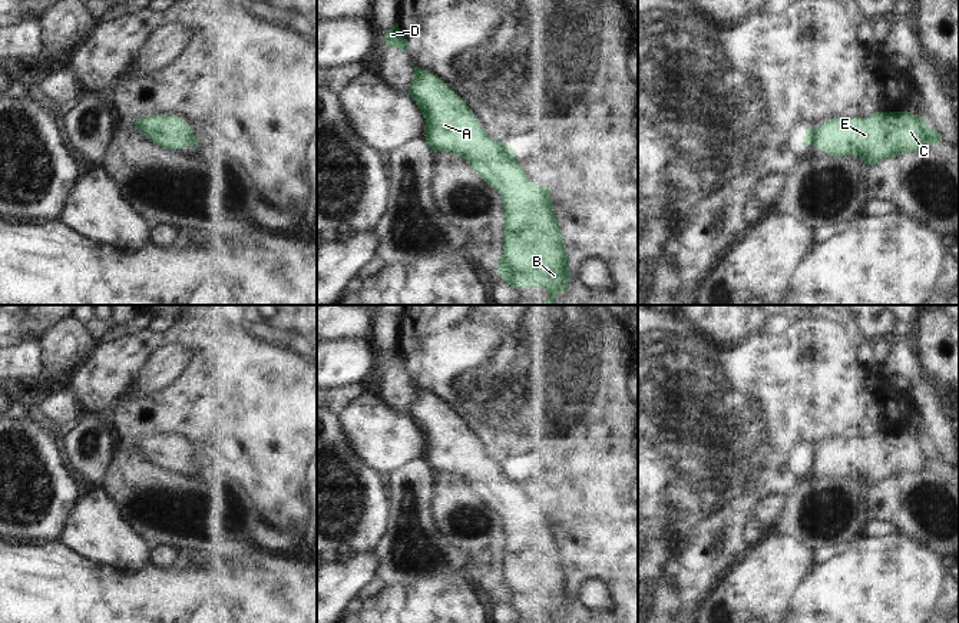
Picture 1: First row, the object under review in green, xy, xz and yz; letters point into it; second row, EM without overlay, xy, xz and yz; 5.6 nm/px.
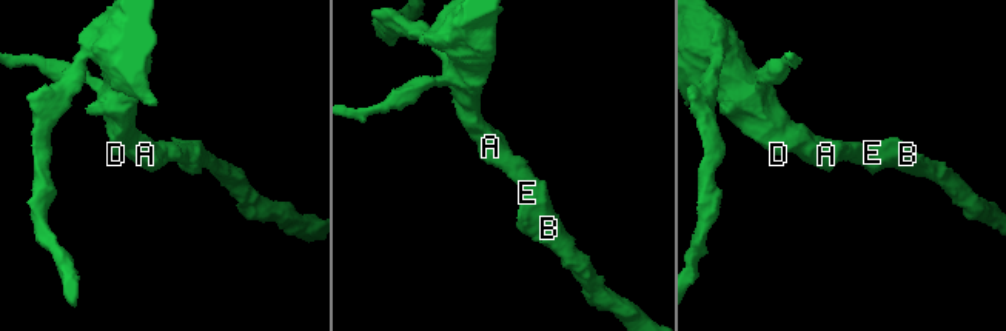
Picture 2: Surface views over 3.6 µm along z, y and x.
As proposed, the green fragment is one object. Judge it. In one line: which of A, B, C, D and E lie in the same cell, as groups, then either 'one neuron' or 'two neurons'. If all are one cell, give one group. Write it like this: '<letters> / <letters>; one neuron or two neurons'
A B C D E; one neuron

